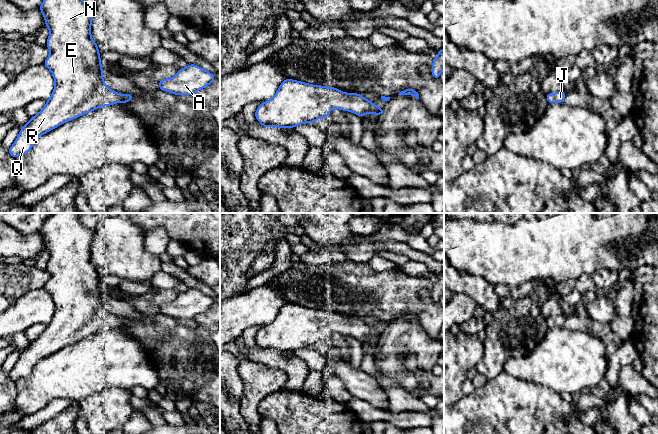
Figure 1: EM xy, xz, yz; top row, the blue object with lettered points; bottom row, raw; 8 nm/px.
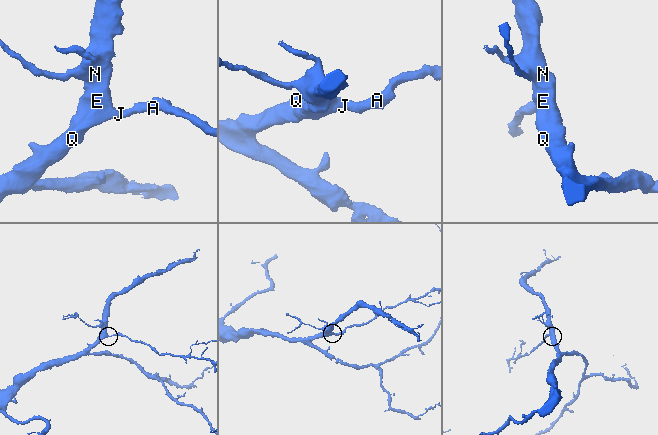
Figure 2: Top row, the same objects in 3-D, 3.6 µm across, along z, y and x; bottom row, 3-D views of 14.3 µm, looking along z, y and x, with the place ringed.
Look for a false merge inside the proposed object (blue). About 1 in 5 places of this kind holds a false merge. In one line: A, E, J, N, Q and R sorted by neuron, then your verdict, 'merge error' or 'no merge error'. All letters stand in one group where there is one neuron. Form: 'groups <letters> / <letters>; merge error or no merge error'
groups A E J N Q R; no merge error

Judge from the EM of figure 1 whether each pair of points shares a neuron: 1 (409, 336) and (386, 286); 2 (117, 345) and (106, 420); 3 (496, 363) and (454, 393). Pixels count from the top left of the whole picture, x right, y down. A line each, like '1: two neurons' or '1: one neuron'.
1: two neurons
2: two neurons
3: two neurons

